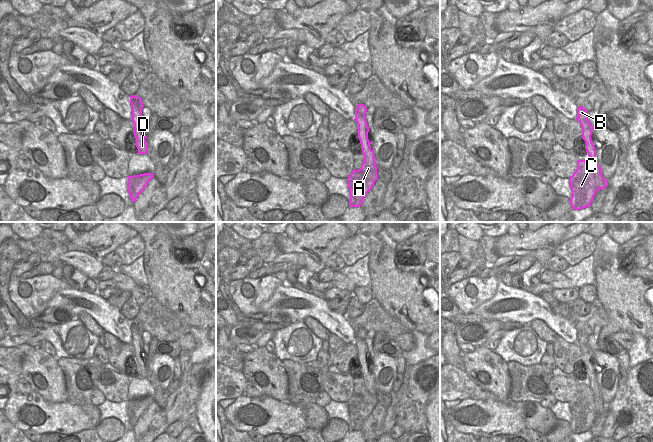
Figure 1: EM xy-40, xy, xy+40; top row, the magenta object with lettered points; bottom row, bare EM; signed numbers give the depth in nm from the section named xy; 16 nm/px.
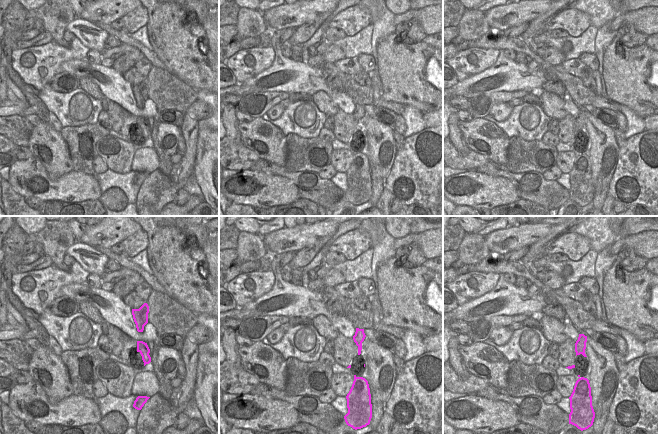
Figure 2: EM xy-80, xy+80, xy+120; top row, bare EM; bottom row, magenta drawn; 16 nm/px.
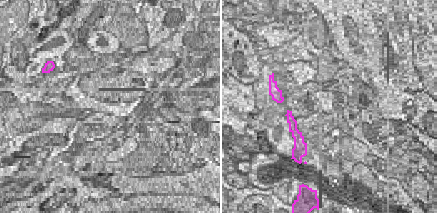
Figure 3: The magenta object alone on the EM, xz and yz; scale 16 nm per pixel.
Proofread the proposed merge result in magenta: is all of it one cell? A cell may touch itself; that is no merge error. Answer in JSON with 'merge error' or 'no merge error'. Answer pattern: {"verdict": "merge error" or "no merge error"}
{"verdict": "merge error"}

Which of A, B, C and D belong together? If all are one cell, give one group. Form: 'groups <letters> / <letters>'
groups A C D / B

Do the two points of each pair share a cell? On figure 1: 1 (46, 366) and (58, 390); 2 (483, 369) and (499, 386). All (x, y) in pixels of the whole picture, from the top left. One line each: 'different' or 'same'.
1: same
2: same

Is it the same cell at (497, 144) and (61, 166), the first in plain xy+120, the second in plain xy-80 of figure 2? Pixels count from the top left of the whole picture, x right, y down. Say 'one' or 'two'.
one

